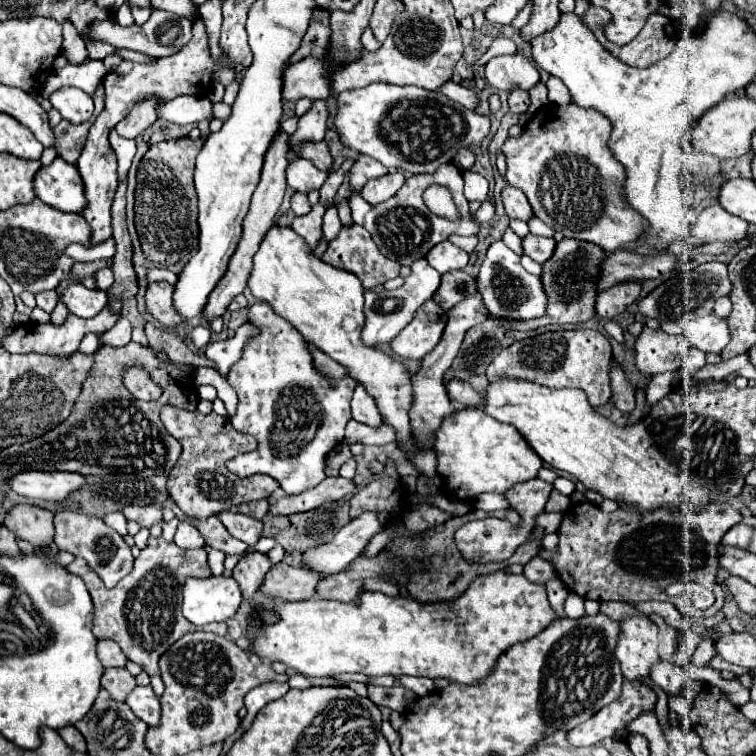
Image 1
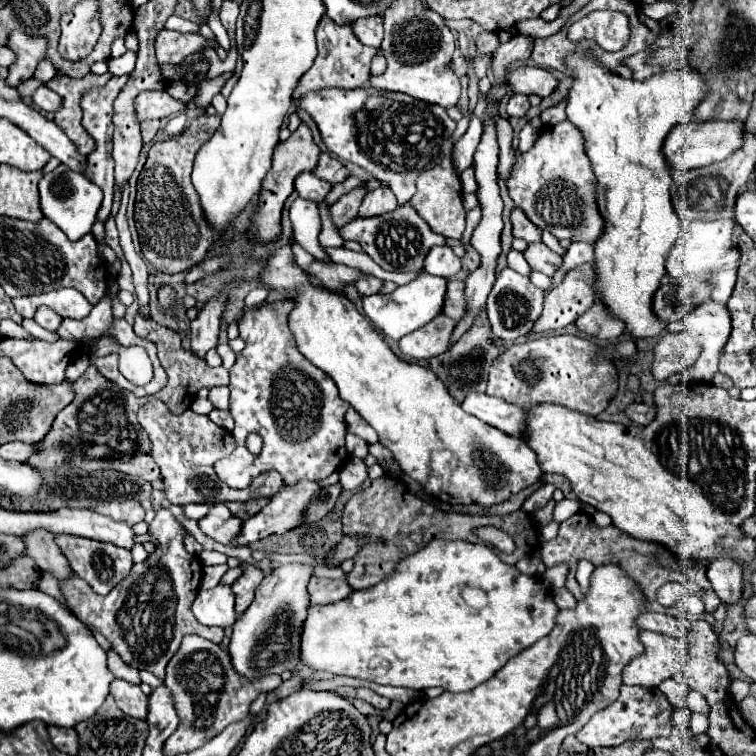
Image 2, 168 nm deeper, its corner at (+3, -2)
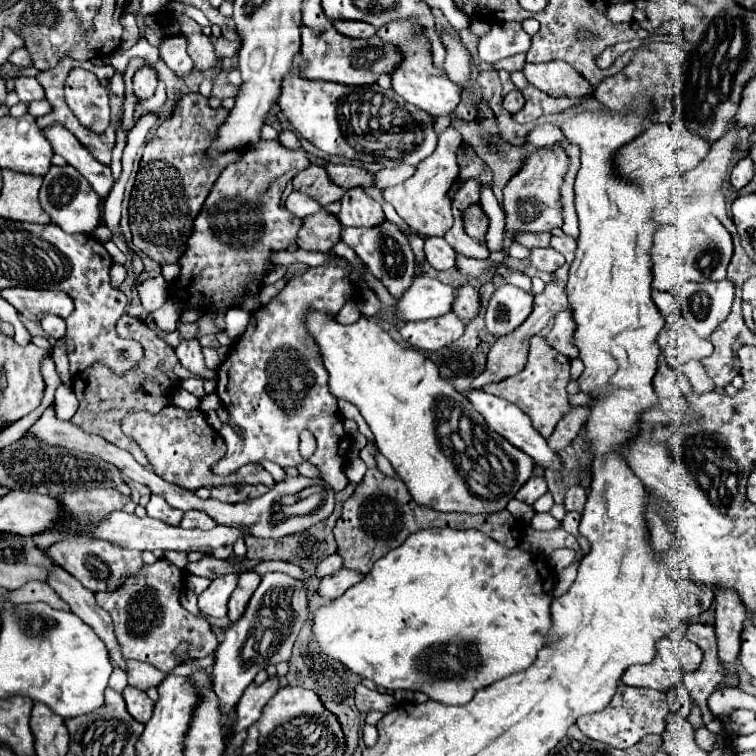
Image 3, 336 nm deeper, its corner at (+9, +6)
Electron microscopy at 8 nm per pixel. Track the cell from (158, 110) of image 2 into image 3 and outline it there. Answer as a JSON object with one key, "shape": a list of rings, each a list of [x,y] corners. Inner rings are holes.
{"shape":[[[140,67],[136,73],[134,73],[134,93],[140,97],[140,99],[150,99],[154,95],[154,89],[158,85],[158,73],[152,69],[152,67]]]}

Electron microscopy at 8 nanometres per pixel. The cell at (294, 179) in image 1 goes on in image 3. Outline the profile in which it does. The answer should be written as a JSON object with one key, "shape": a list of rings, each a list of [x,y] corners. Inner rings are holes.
{"shape":[[[314,163],[296,175],[292,179],[292,185],[296,191],[302,191],[302,193],[310,195],[312,199],[316,199],[322,207],[336,203],[344,197],[344,189],[340,189],[338,185],[334,185],[330,181],[324,167],[318,167]]]}

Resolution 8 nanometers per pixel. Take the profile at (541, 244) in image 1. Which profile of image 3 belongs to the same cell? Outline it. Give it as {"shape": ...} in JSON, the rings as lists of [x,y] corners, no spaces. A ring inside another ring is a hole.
{"shape":[[[548,247],[548,249],[532,249],[530,263],[538,271],[554,273],[560,265],[564,265],[564,257],[560,257],[560,253],[556,253],[556,249],[552,249],[552,247]]]}

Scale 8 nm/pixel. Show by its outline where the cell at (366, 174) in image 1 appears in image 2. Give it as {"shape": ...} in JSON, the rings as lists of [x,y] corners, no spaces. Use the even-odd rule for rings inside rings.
{"shape":[[[360,185],[360,187],[354,187],[350,193],[342,195],[332,207],[330,207],[330,213],[332,213],[332,221],[336,227],[342,227],[346,225],[346,221],[352,221],[356,215],[358,215],[358,209],[360,209],[360,203],[362,203],[362,197],[366,195],[366,185]]]}

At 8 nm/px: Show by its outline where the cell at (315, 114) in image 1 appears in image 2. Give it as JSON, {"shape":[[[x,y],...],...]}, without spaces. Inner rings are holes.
{"shape":[[[302,123],[288,141],[278,143],[278,149],[274,151],[274,161],[272,161],[272,169],[270,173],[264,177],[262,181],[262,189],[258,193],[260,201],[258,201],[258,231],[254,229],[254,233],[250,233],[250,237],[256,237],[256,241],[268,243],[274,241],[280,235],[280,211],[284,207],[286,197],[294,191],[294,179],[302,173],[302,171],[312,171],[318,163],[318,155],[320,155],[320,147],[314,143],[312,139],[312,131],[306,123]]]}

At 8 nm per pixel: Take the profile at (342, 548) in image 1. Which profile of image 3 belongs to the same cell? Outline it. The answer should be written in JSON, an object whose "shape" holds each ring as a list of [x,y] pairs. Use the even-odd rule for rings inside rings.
{"shape":[[[266,573],[260,587],[252,595],[252,601],[248,603],[244,617],[230,625],[230,629],[224,633],[224,641],[216,649],[212,685],[220,701],[220,727],[224,739],[232,733],[232,725],[236,721],[236,705],[244,689],[254,681],[260,669],[290,659],[292,645],[306,617],[308,603],[300,603],[300,581],[294,581],[294,577],[284,573]]]}

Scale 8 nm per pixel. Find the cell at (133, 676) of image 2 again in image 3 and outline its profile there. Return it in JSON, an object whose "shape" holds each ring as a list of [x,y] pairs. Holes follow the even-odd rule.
{"shape":[[[128,661],[128,683],[138,687],[140,691],[148,691],[150,687],[158,687],[164,681],[164,673],[156,667],[140,661]]]}

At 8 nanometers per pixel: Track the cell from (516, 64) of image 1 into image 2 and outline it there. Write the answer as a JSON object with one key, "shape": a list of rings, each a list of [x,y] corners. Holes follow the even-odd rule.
{"shape":[[[520,65],[514,69],[508,69],[506,73],[506,85],[514,91],[514,93],[524,93],[524,95],[540,95],[540,97],[548,97],[554,87],[558,85],[556,77],[542,69],[542,67],[534,67],[534,65]]]}

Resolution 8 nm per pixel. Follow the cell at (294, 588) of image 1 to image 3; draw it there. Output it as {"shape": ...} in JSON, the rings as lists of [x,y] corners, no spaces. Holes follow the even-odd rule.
{"shape":[[[340,569],[324,579],[320,579],[320,587],[318,587],[318,597],[332,601],[338,599],[342,593],[346,593],[352,585],[360,583],[364,579],[362,573],[358,571],[350,571],[350,569]]]}

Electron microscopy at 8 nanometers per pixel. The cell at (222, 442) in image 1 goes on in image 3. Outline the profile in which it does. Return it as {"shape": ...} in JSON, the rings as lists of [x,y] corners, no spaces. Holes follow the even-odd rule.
{"shape":[[[164,407],[160,413],[152,415],[146,411],[130,413],[122,429],[126,435],[134,437],[138,445],[144,449],[152,469],[172,481],[174,485],[180,485],[188,491],[196,491],[200,487],[212,487],[212,485],[224,485],[224,483],[264,483],[268,487],[274,487],[274,477],[264,471],[260,465],[244,465],[238,471],[234,471],[228,477],[212,473],[212,467],[226,455],[226,445],[220,433],[216,433],[204,419],[204,413],[200,409],[196,411],[182,411],[178,407]]]}

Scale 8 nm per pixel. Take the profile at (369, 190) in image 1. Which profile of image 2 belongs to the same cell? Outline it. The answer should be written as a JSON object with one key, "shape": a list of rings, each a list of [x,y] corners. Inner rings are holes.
{"shape":[[[380,185],[380,187],[366,193],[358,215],[360,217],[374,217],[374,215],[388,213],[390,209],[396,209],[396,197],[388,185]]]}

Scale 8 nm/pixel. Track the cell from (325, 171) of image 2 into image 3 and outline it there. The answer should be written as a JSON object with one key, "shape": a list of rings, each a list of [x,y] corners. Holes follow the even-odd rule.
{"shape":[[[328,163],[326,165],[326,171],[330,175],[330,179],[342,187],[342,189],[352,189],[352,187],[374,187],[374,173],[366,171],[366,169],[360,169],[360,167],[354,167],[354,165],[334,165],[334,163]]]}

